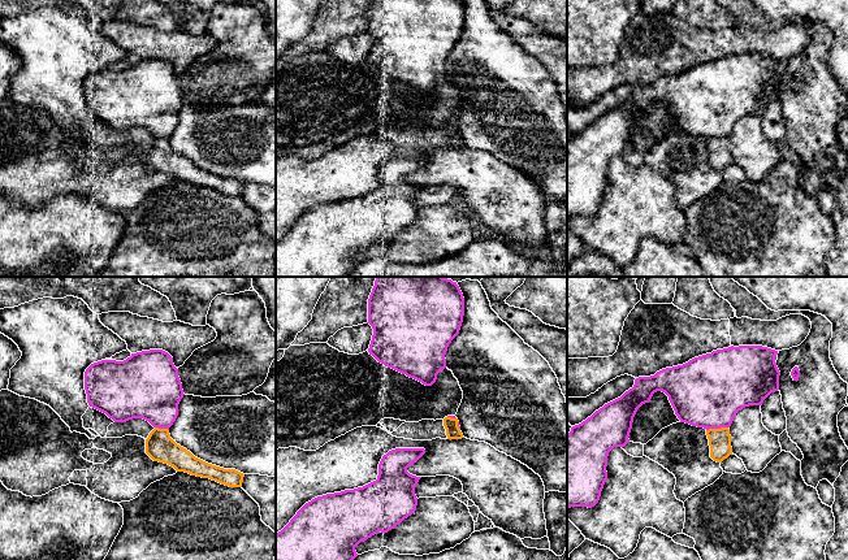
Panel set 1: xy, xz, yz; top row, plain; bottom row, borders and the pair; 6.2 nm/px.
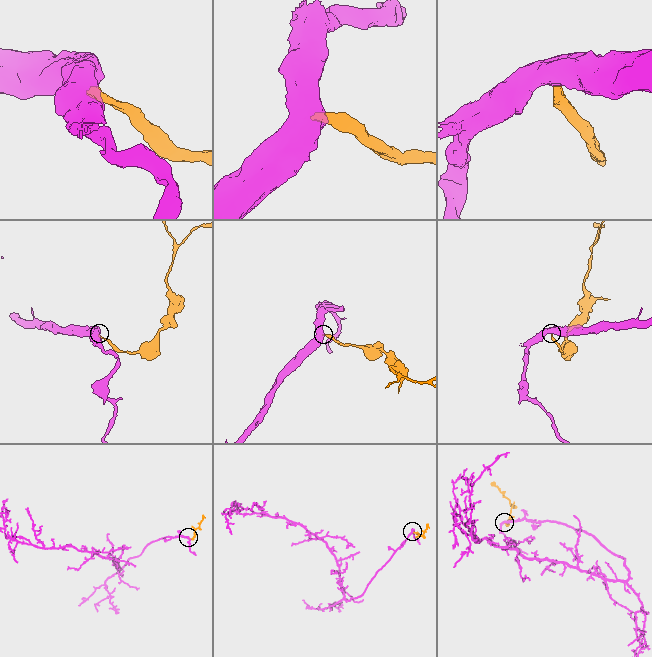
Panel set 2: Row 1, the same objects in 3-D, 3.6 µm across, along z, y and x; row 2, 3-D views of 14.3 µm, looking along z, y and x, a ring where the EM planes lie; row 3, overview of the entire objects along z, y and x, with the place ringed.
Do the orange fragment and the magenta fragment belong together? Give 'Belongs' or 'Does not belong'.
Does not belong

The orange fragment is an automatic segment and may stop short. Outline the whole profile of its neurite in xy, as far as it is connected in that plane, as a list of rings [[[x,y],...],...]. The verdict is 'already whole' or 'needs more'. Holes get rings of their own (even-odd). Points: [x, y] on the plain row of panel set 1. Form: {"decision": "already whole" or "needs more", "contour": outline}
{"decision": "needs more", "contour": [[[88,116],[82,125],[83,136],[95,146],[122,147],[138,144],[146,148],[146,162],[159,172],[173,175],[177,181],[209,187],[229,196],[242,196],[245,183],[235,178],[224,178],[195,166],[190,160],[177,153],[168,138],[153,136],[143,127],[114,131],[105,122]]]}

